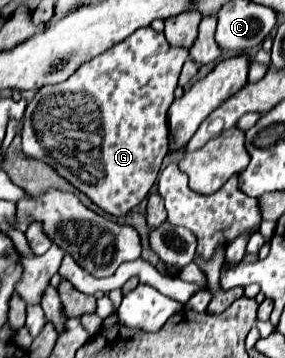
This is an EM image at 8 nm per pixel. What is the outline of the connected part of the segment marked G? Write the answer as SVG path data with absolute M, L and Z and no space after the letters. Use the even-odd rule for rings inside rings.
M141 27L65 83L39 89L25 109L25 155L51 165L105 213L129 213L147 197L169 151L167 111L187 57L187 49L171 47L163 33Z

